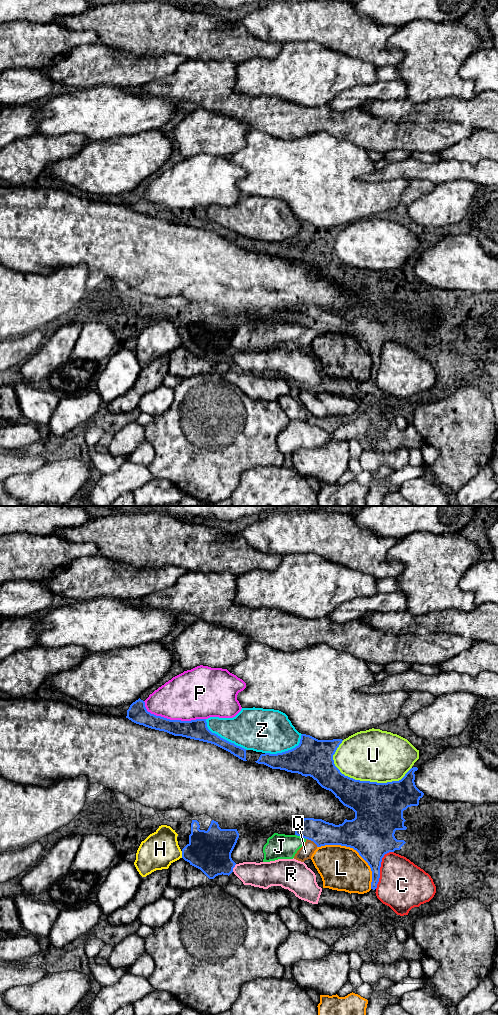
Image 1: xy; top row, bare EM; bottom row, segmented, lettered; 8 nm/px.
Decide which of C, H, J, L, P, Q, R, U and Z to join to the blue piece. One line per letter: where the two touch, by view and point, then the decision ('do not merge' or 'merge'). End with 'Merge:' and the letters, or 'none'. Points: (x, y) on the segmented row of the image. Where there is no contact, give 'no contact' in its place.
C: contact xy (380, 866); do not merge
H: contact xy (182, 854); do not merge
J: contact xy (301, 836); do not merge
L: contact xy (355, 849); do not merge
P: contact xy (172, 720); do not merge
Q: contact xy (312, 840); do not merge
R: contact xy (233, 867); do not merge
U: contact xy (368, 781); do not merge
Z: contact xy (222, 738); do not merge
Merge: none

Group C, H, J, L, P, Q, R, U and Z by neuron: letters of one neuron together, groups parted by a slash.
C / H / J Q / L / P / R / U / Z

